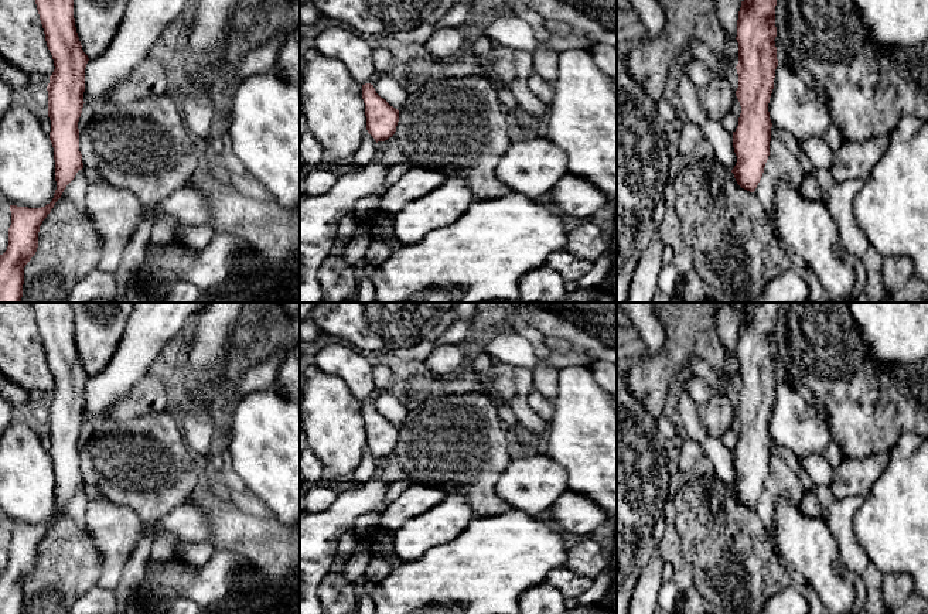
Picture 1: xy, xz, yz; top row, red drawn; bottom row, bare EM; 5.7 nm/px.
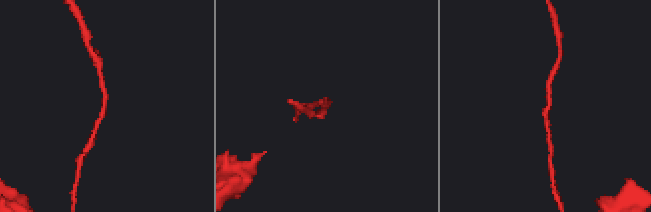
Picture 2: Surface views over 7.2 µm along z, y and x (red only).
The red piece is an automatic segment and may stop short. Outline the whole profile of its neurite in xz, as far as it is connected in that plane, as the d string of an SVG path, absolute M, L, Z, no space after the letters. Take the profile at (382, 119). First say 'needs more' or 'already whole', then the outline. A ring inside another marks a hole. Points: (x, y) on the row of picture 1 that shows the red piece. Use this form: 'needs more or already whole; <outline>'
already whole; M371 83L362 85L362 99L368 133L376 143L392 137L399 122L399 110L381 98Z

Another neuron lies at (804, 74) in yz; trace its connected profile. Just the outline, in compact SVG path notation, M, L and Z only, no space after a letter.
M775 37L775 47L777 47L777 59L779 65L787 66L791 69L795 75L798 75L820 99L820 102L829 109L829 99L825 88L822 86L820 82L818 82L812 74L804 68L799 64L792 64L784 50L779 47L779 40Z

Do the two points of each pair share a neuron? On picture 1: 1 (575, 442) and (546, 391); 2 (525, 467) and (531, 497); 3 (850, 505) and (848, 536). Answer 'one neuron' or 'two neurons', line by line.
1: two neurons
2: one neuron
3: one neuron

